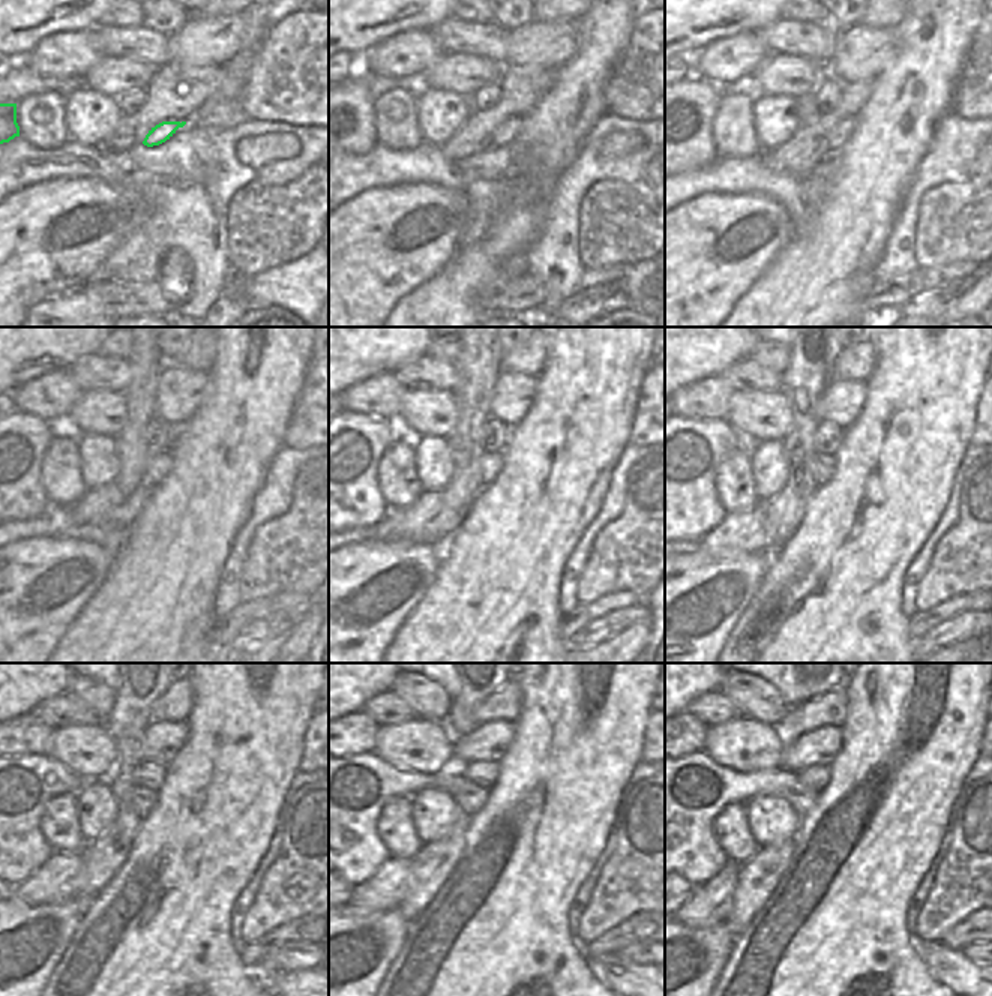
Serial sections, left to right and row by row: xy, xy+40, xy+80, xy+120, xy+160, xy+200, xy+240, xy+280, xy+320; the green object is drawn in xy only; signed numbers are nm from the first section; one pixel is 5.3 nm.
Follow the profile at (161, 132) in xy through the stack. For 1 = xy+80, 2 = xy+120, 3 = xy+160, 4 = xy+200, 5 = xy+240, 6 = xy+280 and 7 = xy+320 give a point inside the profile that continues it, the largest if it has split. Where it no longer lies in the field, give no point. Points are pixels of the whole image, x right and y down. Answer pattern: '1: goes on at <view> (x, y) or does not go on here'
1: goes on at xy+80 (839, 134)
2: goes on at xy+120 (158, 467)
3: goes on at xy+160 (491, 464)
4: goes on at xy+200 (823, 465)
5: goes on at xy+240 (144, 800)
6: goes on at xy+280 (359, 786)
7: goes on at xy+320 (695, 788)

